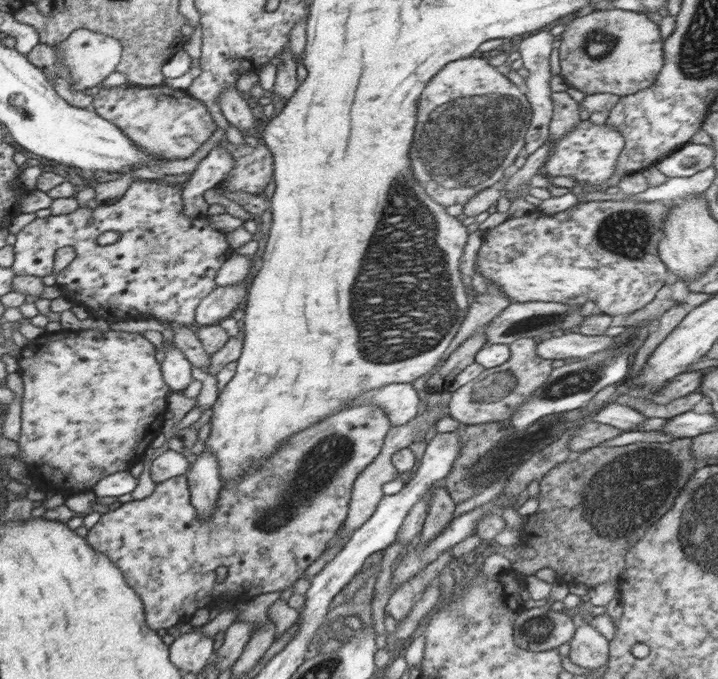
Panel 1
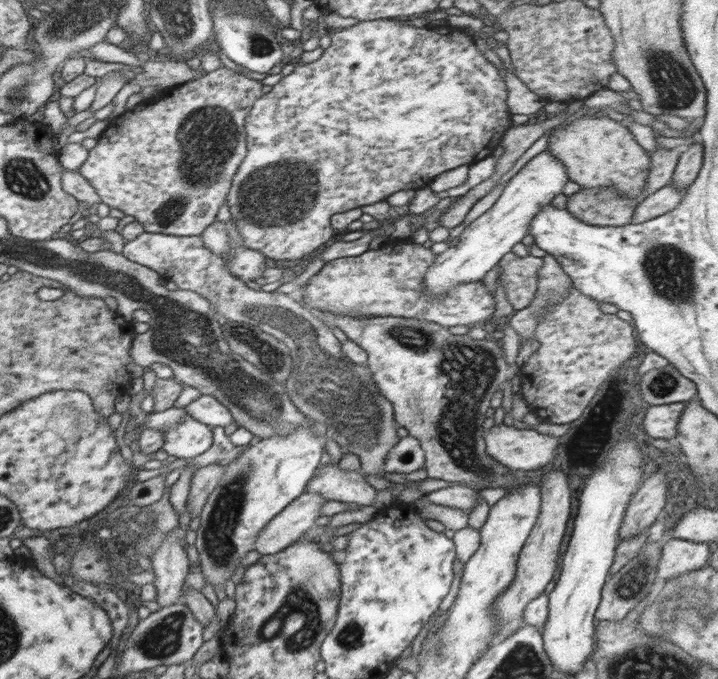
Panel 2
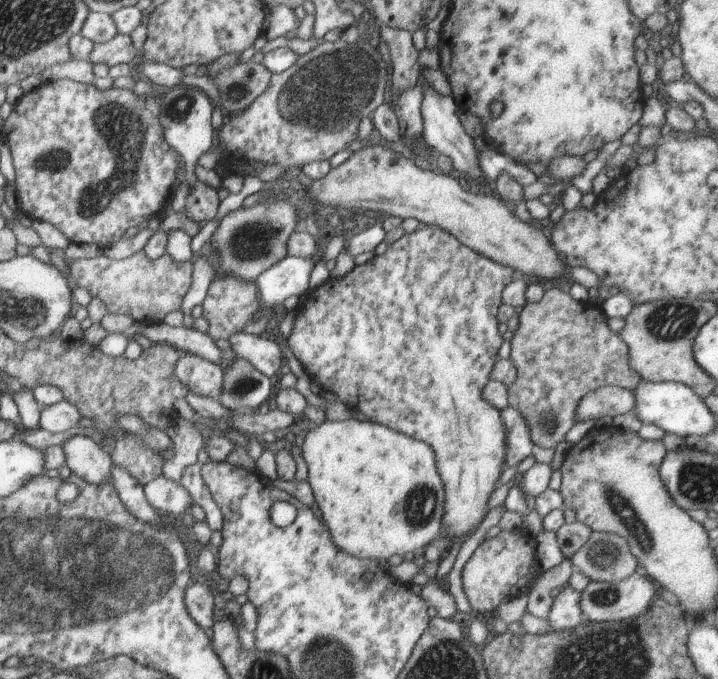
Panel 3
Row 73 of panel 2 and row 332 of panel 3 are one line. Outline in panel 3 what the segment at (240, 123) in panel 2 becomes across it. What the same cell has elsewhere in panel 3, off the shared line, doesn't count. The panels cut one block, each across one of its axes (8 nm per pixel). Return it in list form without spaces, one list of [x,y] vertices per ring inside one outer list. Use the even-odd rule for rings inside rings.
[[[218,275],[208,287],[206,298],[202,302],[202,318],[208,322],[206,334],[214,341],[228,340],[230,336],[244,333],[248,322],[255,322],[261,316],[261,301],[256,295],[258,287],[254,282],[240,280],[236,276]]]

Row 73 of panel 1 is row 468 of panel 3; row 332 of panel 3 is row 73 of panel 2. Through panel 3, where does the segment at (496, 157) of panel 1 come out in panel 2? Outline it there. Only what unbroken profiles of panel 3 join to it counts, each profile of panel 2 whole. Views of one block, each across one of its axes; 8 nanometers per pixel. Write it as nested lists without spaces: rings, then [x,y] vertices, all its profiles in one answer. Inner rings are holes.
[[[379,19],[360,21],[356,26],[331,33],[330,37],[330,46],[324,49],[318,60],[307,64],[296,63],[291,74],[283,76],[270,92],[264,93],[256,100],[256,108],[252,107],[252,116],[248,116],[248,160],[244,160],[239,167],[235,182],[232,183],[231,194],[228,195],[227,205],[231,209],[232,218],[235,218],[245,248],[261,252],[274,264],[296,263],[321,250],[323,244],[329,242],[336,233],[330,228],[333,214],[376,204],[400,190],[417,191],[442,172],[482,162],[489,155],[493,155],[503,134],[511,125],[512,114],[507,105],[509,92],[506,83],[498,68],[484,57],[484,53],[478,52],[471,34],[450,26],[435,29],[415,28],[397,23],[394,19]]]

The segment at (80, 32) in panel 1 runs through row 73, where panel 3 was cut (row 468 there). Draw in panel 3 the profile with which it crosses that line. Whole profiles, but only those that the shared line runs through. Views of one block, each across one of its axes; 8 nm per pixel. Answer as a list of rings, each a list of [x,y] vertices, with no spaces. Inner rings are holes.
[[[73,435],[62,445],[66,466],[73,476],[82,477],[90,484],[111,482],[113,460],[110,449],[104,444],[98,444],[92,438]]]

